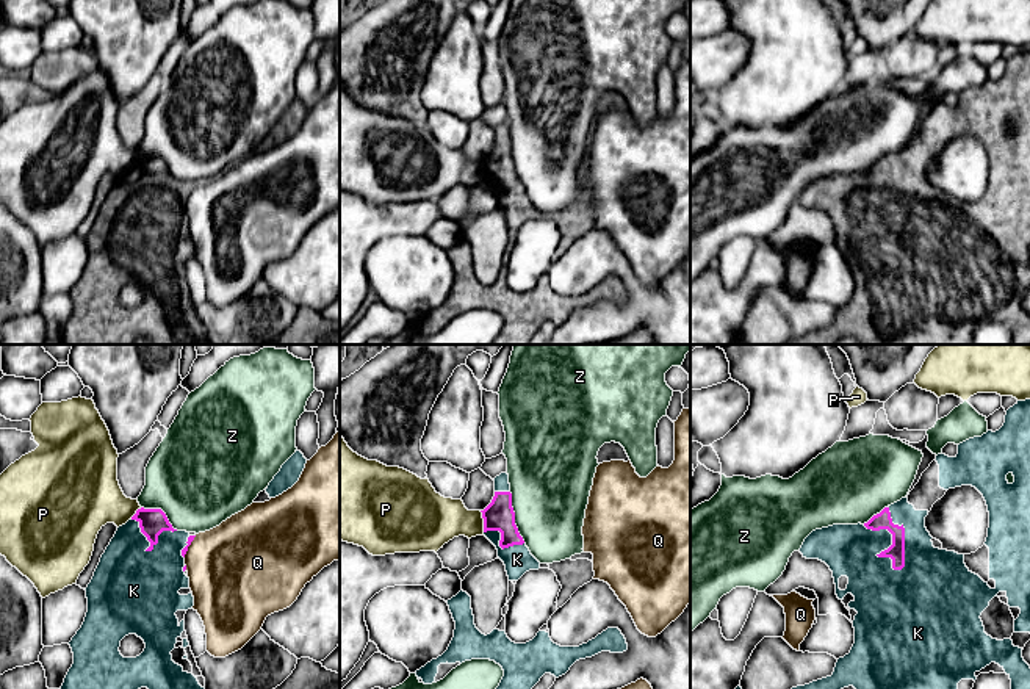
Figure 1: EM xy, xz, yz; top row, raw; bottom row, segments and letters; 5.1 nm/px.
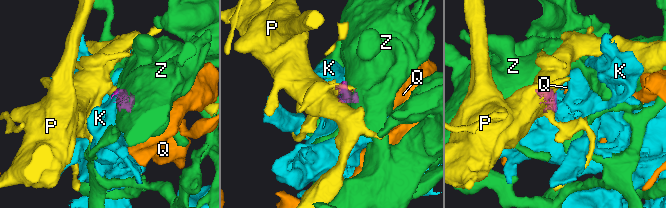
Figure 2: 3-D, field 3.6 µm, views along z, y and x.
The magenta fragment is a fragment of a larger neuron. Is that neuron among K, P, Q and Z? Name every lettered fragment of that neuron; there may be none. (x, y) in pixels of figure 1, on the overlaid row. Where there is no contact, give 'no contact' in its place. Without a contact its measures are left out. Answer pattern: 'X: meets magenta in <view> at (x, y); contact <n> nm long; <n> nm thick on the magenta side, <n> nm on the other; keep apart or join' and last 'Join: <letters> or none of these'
K: meets magenta in yz at (903, 536); contact 340 nm long; 90 nm thick on the magenta side, 300 nm on the other; join
P: meets magenta in xz at (484, 522); contact 110 nm long; 160 nm thick on the magenta side, 260 nm on the other; keep apart
Q: meets magenta in xy at (188, 545); contact 130 nm long; 30 nm thick on the magenta side, 440 nm on the other; keep apart
Z: meets magenta in xz at (514, 517); contact 280 nm long; 160 nm thick on the magenta side, 420 nm on the other; keep apart
Join: K

